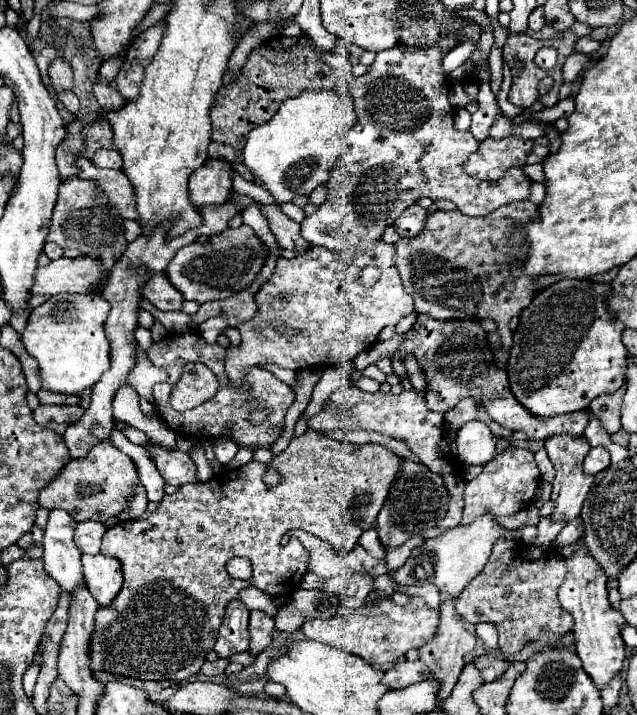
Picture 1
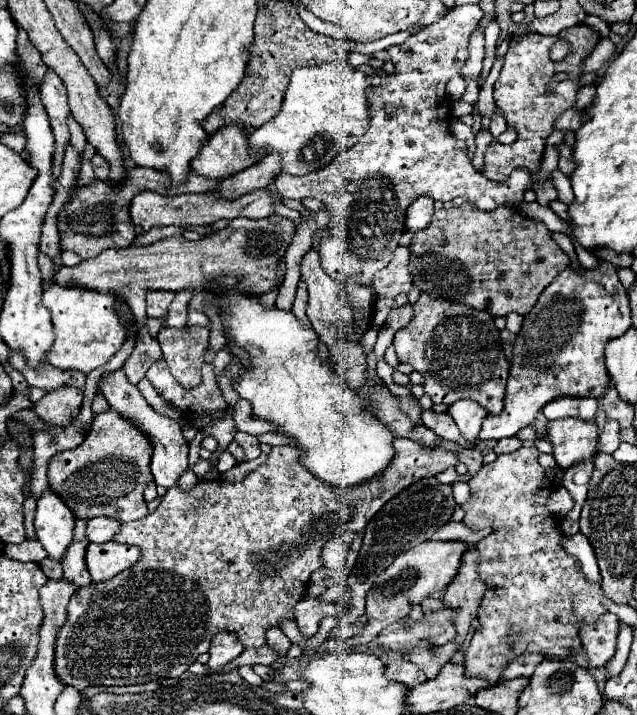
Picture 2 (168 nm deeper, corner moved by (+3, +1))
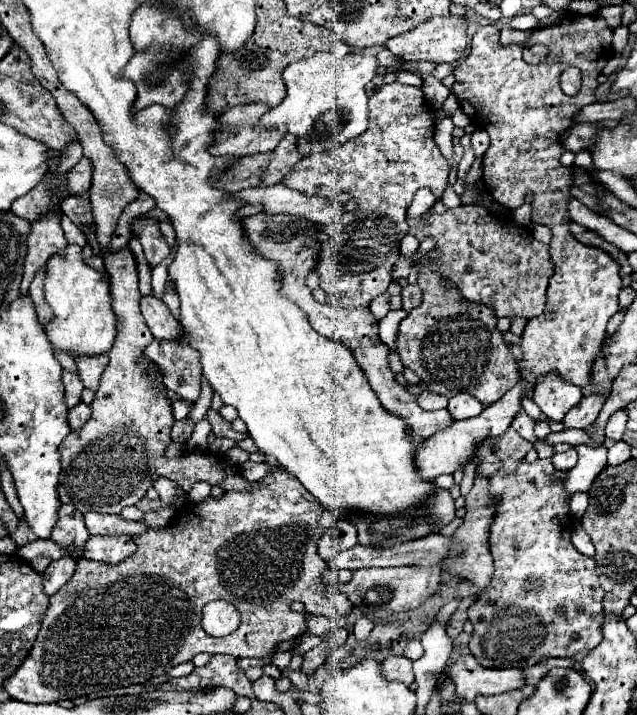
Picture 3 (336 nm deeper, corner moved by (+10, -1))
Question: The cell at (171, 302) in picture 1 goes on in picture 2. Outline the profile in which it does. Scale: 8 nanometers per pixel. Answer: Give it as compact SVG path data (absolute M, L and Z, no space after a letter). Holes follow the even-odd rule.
M165 290L147 292L147 316L163 318L173 298L175 298L175 292L165 292Z

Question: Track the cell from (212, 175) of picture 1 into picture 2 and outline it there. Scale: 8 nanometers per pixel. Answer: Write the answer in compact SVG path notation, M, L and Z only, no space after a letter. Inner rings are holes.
M231 124L209 138L209 144L205 144L199 156L191 160L191 170L207 180L225 180L253 166L257 160L257 156L249 154L247 136L241 126Z

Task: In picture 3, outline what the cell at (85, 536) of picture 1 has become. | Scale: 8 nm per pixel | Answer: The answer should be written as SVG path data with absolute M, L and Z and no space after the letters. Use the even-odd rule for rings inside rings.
M88 512L84 514L86 528L88 532L94 534L144 534L148 526L144 522L128 522L122 520L120 516L110 516L110 514L100 514L100 512Z

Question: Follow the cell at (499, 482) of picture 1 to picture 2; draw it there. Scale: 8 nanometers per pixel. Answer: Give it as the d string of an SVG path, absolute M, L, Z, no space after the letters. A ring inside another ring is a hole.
M519 448L519 450L509 452L509 454L499 454L495 462L485 464L485 466L469 480L471 496L469 496L469 500L461 506L461 508L465 510L463 522L465 522L471 530L472 528L487 528L487 526L495 528L493 534L489 534L487 538L479 540L477 546L475 546L477 552L479 552L479 576L481 576L481 580L485 582L487 590L485 590L485 596L483 596L483 600L481 600L479 614L477 614L477 618L479 618L479 628L475 630L475 634L473 634L473 638L471 638L471 644L469 644L467 652L465 652L465 676L467 676L467 678L483 678L483 680L489 680L489 684L495 684L495 682L499 680L501 670L505 668L505 664L507 664L511 658L519 656L519 654L537 652L537 654L543 654L543 656L547 656L547 658L559 658L559 660L563 660L563 658L569 658L569 656L581 652L581 640L579 640L581 620L593 622L593 620L597 620L597 618L605 612L605 608L601 606L601 590L599 590L599 586L591 586L591 584L583 578L577 560L575 560L573 556L565 554L565 550L563 550L561 544L559 544L559 542L561 542L561 534L563 534L563 532L561 532L561 518L553 516L553 514L545 508L545 502L547 502L547 498L549 498L549 494L551 494L551 490L549 490L551 484L545 480L543 468L539 466L537 456L539 456L537 448Z

